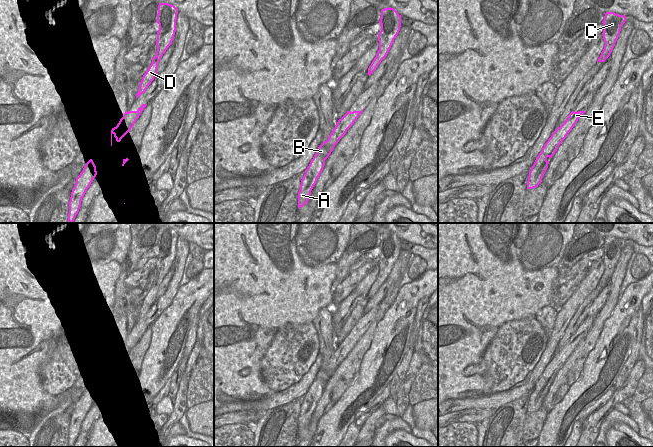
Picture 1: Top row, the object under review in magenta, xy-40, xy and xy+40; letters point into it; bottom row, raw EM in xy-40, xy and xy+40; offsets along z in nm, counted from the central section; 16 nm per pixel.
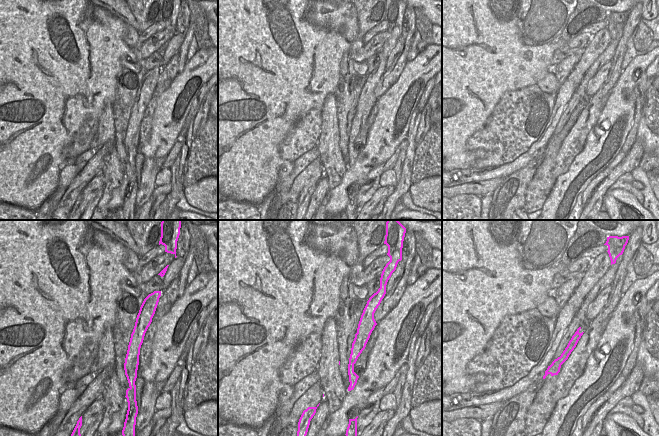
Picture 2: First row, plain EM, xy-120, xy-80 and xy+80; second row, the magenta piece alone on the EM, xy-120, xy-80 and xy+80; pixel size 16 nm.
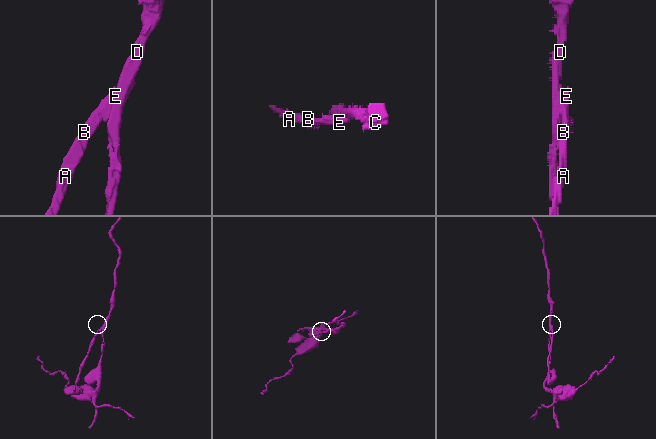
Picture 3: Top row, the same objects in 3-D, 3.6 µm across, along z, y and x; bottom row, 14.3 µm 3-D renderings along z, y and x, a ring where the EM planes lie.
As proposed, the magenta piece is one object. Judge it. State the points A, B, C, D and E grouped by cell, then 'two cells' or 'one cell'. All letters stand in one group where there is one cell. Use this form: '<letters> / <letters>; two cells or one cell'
A B / C D E; two cells

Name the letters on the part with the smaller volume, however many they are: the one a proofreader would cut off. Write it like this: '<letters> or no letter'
A, B

